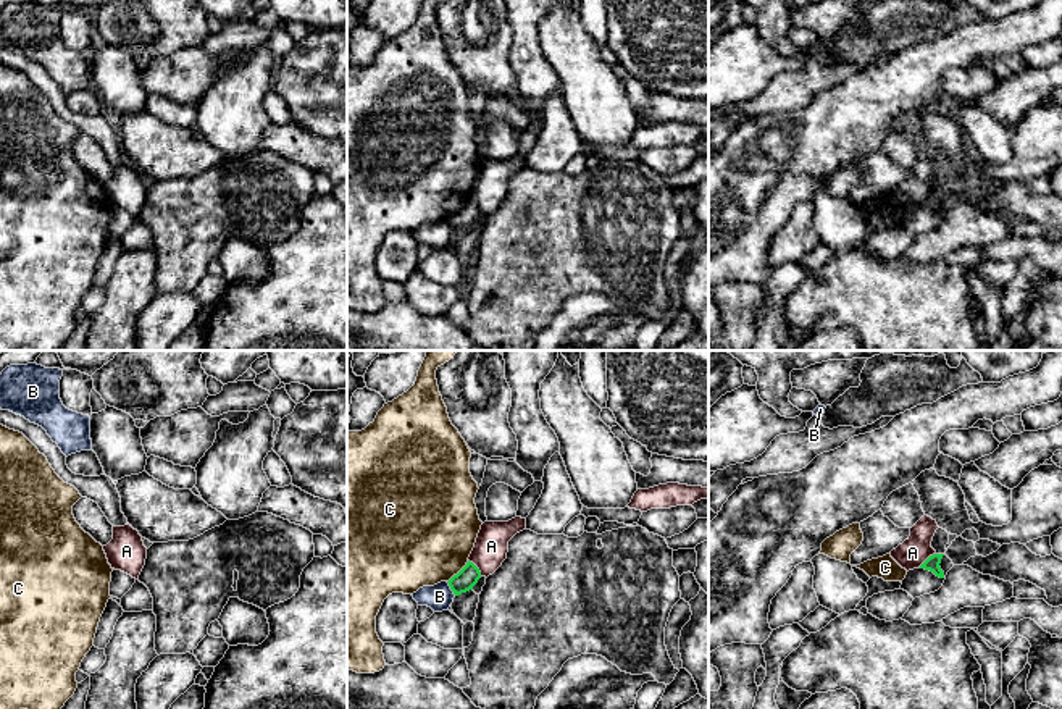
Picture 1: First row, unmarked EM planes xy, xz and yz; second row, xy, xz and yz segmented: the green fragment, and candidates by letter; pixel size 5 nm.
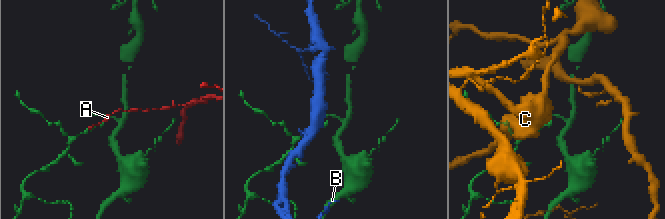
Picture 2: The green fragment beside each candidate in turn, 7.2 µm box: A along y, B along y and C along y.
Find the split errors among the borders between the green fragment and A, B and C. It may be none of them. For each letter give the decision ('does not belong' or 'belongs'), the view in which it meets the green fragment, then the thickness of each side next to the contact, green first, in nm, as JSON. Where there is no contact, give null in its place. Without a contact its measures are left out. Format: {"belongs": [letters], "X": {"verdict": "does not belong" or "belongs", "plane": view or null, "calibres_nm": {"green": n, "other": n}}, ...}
{"belongs": [], "A": {"verdict": "does not belong", "plane": "xz", "calibres_nm": {"green": 100, "other": 170}}, "B": {"verdict": "does not belong", "plane": "xz", "calibres_nm": {"green": 100, "other": 130}}, "C": {"verdict": "does not belong", "plane": "xz", "calibres_nm": {"green": 100, "other": 480}}}

